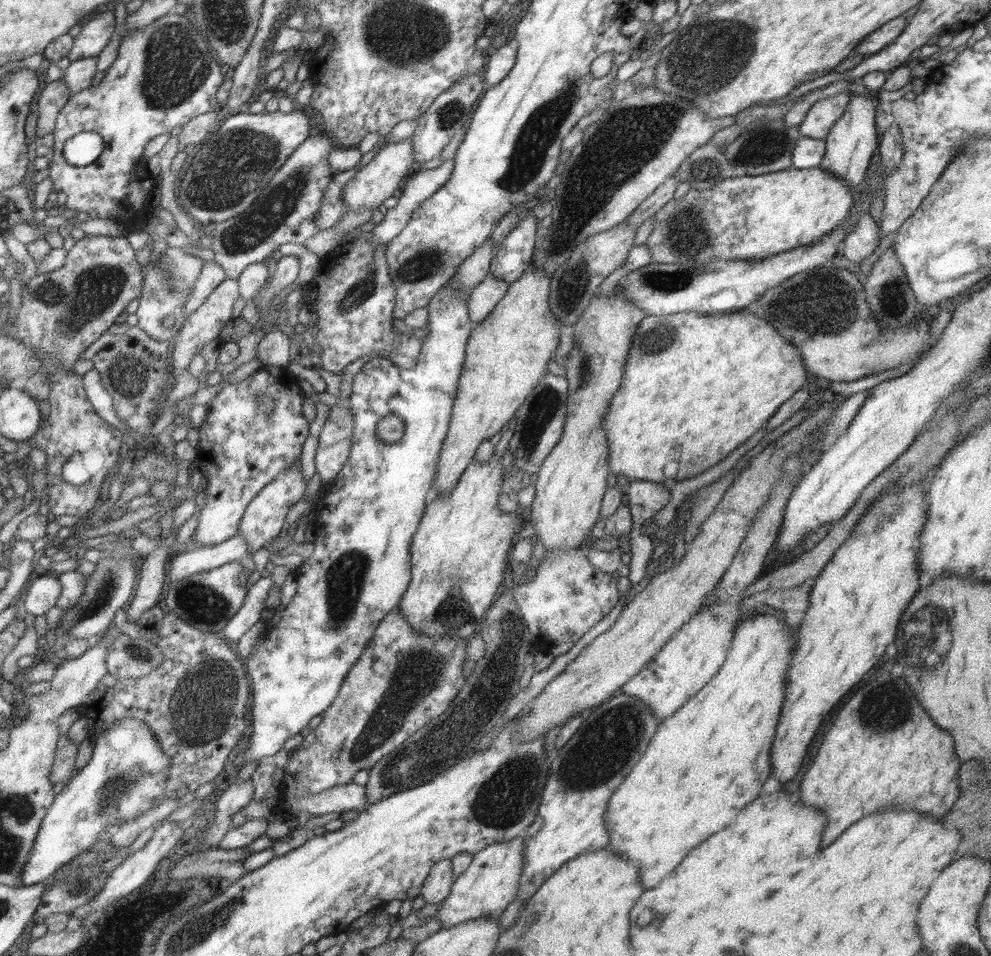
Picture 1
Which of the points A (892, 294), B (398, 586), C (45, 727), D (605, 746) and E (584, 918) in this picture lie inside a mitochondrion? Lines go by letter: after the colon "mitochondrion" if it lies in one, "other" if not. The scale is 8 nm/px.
A: mitochondrion
B: other
C: other
D: mitochondrion
E: other

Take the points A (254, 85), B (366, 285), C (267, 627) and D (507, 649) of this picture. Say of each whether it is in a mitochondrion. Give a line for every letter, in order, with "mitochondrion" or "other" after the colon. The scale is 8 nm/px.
A: other
B: mitochondrion
C: other
D: mitochondrion

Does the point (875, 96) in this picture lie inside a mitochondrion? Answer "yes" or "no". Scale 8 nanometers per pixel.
no

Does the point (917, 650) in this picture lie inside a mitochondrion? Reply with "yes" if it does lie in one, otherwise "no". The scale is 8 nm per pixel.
yes

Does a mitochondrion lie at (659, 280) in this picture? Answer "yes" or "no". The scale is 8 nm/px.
yes

